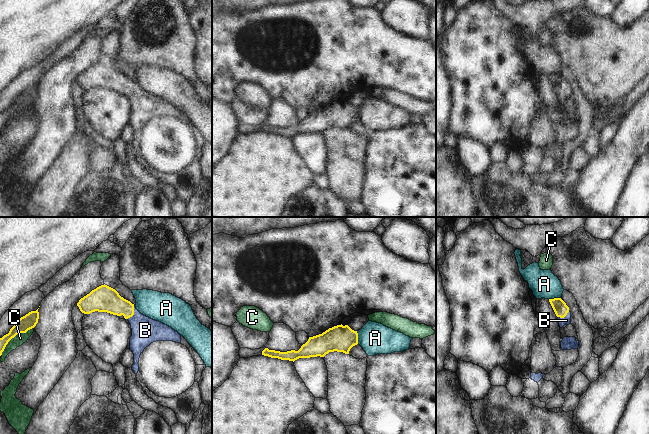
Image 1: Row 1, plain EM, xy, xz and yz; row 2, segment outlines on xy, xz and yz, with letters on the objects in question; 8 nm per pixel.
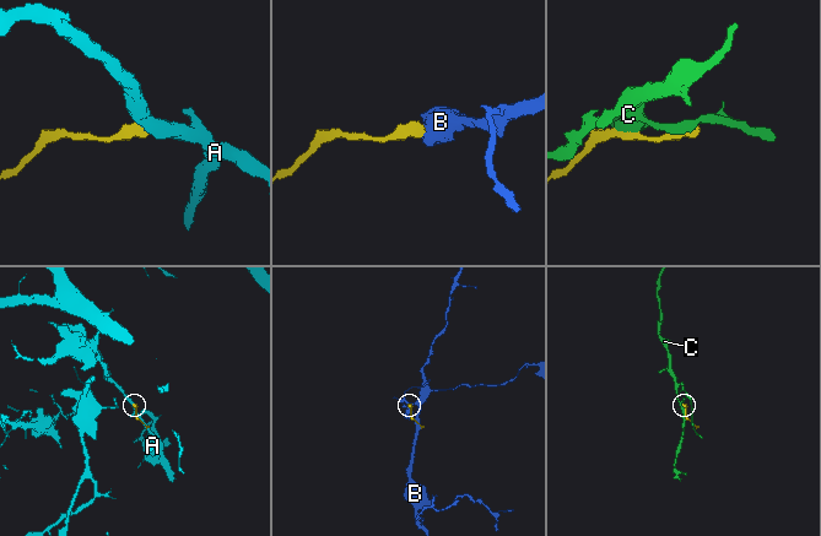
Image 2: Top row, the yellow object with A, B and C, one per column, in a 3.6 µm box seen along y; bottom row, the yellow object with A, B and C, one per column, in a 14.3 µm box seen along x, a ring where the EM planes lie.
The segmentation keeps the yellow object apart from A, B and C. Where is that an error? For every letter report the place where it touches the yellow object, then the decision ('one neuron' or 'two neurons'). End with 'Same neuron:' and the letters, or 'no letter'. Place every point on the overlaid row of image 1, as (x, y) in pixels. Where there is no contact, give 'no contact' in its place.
A: meets yellow in xz at (357, 337); two neurons
B: meets yellow in xy at (133, 313); one neuron
C: meets yellow in xy at (14, 336); two neurons
Same neuron: B

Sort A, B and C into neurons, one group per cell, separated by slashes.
A / B / C

